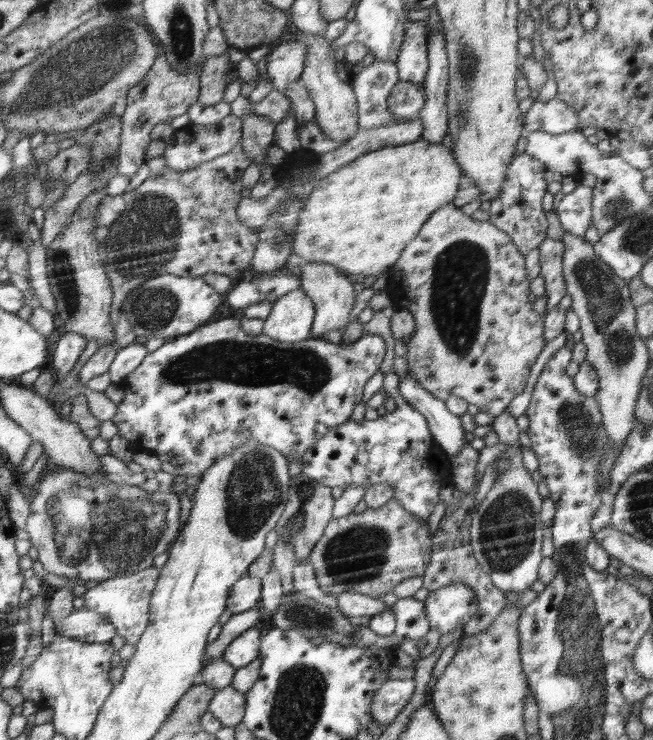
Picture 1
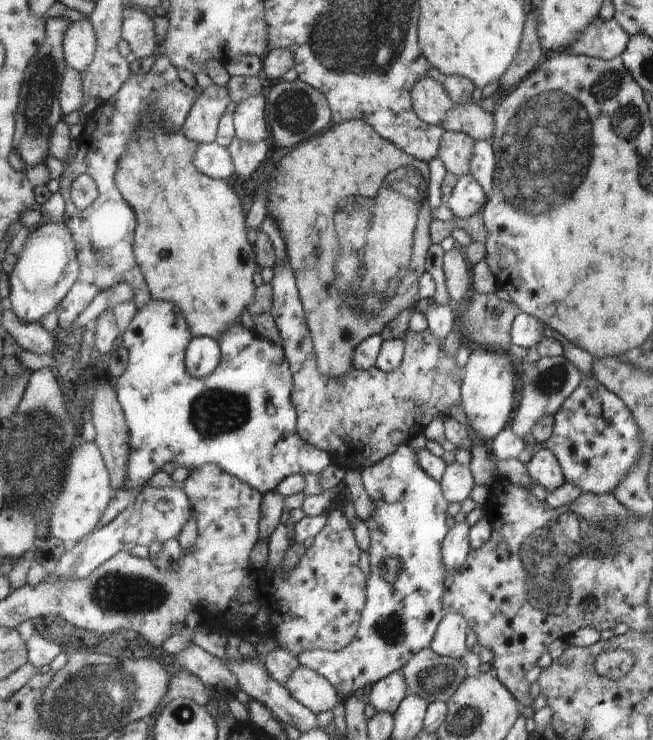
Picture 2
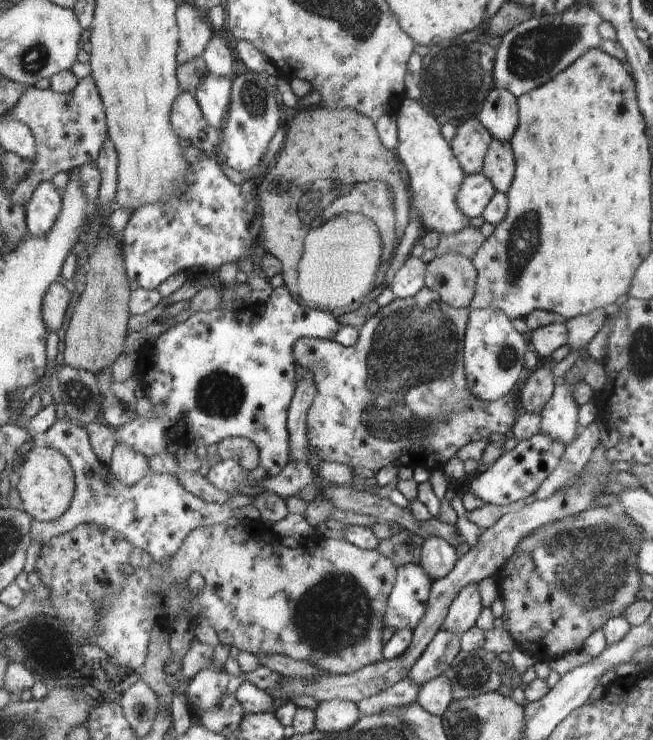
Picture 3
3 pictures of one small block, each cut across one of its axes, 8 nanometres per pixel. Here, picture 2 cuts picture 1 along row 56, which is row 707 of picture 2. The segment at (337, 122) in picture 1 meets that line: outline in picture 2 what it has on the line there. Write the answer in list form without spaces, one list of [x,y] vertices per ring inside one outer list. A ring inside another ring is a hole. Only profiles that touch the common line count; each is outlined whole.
[[[298,667],[285,682],[286,690],[315,715],[332,710],[338,704],[338,694],[331,681],[315,670]]]

